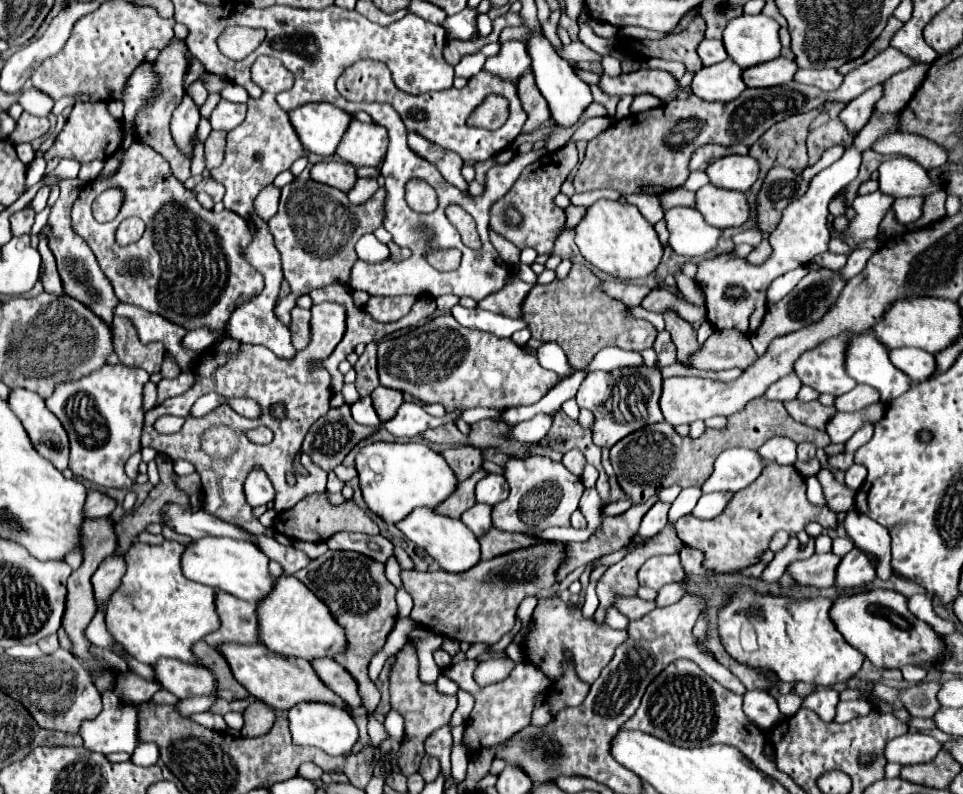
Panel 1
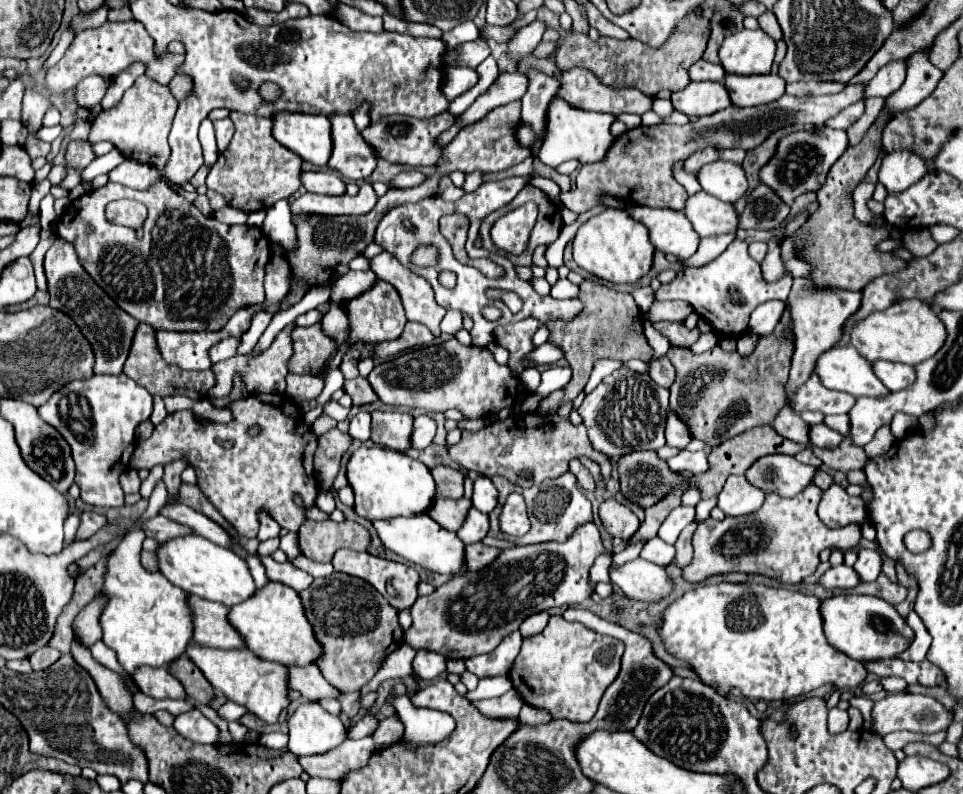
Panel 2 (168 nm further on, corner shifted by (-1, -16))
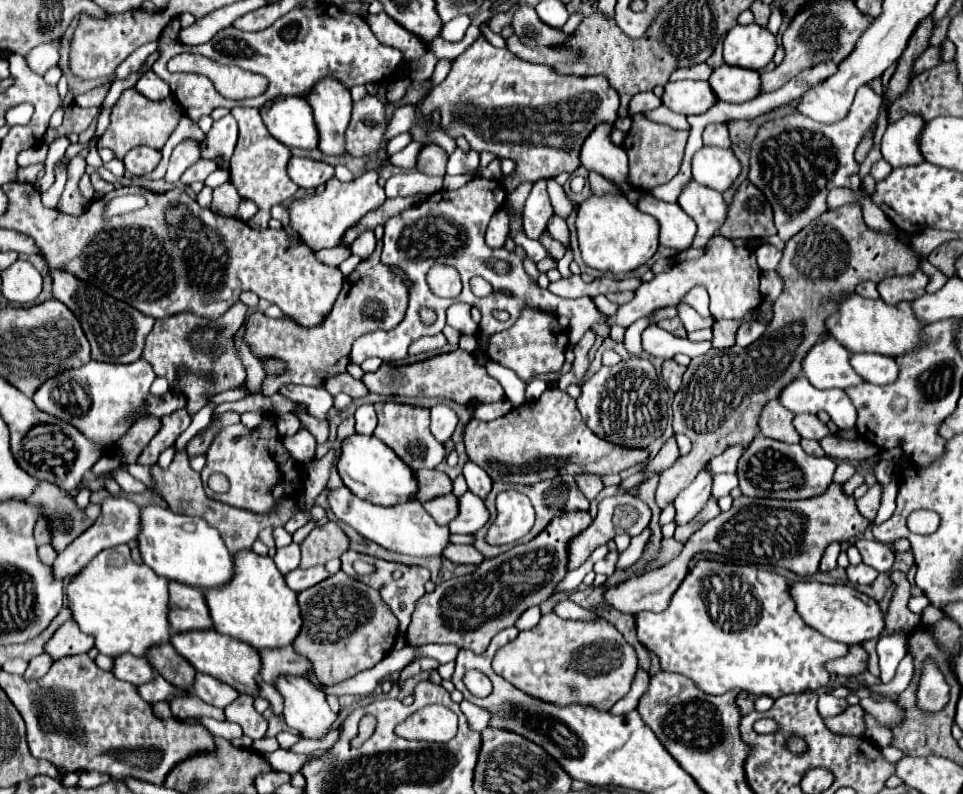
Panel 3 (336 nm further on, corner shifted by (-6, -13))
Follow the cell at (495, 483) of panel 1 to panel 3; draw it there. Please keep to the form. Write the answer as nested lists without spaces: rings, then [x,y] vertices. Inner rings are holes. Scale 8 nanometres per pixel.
[[[466,461],[464,467],[462,467],[462,475],[466,477],[468,489],[470,489],[474,495],[478,495],[480,499],[484,499],[484,497],[490,493],[492,479],[490,479],[488,473],[486,473],[484,469],[480,469],[476,463]]]

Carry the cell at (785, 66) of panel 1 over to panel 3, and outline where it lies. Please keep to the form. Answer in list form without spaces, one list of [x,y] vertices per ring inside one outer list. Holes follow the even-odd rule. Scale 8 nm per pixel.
[[[720,65],[708,77],[710,89],[714,89],[718,101],[744,103],[760,95],[760,73],[752,69]]]

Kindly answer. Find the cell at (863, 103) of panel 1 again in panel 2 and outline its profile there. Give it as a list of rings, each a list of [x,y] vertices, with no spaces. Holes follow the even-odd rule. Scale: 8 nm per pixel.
[[[855,102],[851,104],[849,108],[845,108],[843,112],[839,112],[835,118],[831,118],[827,122],[829,128],[841,128],[841,130],[847,130],[849,126],[853,126],[865,112],[865,104],[863,102]]]

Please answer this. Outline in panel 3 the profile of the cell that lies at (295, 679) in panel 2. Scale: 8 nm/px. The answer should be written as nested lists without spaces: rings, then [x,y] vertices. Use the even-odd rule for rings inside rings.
[[[286,645],[286,649],[256,649],[262,661],[260,677],[266,683],[274,683],[278,675],[290,673],[290,675],[306,675],[306,671],[312,667],[306,657],[300,657],[292,645]]]

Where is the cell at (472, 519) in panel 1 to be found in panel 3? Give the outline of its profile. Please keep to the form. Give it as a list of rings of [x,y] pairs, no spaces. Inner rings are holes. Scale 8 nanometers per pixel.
[[[466,491],[462,497],[458,497],[458,517],[454,517],[454,521],[450,521],[448,529],[450,529],[450,533],[470,535],[470,533],[478,531],[480,527],[484,527],[488,517],[490,517],[490,513],[484,507],[484,501],[480,497],[476,497],[474,493]]]

